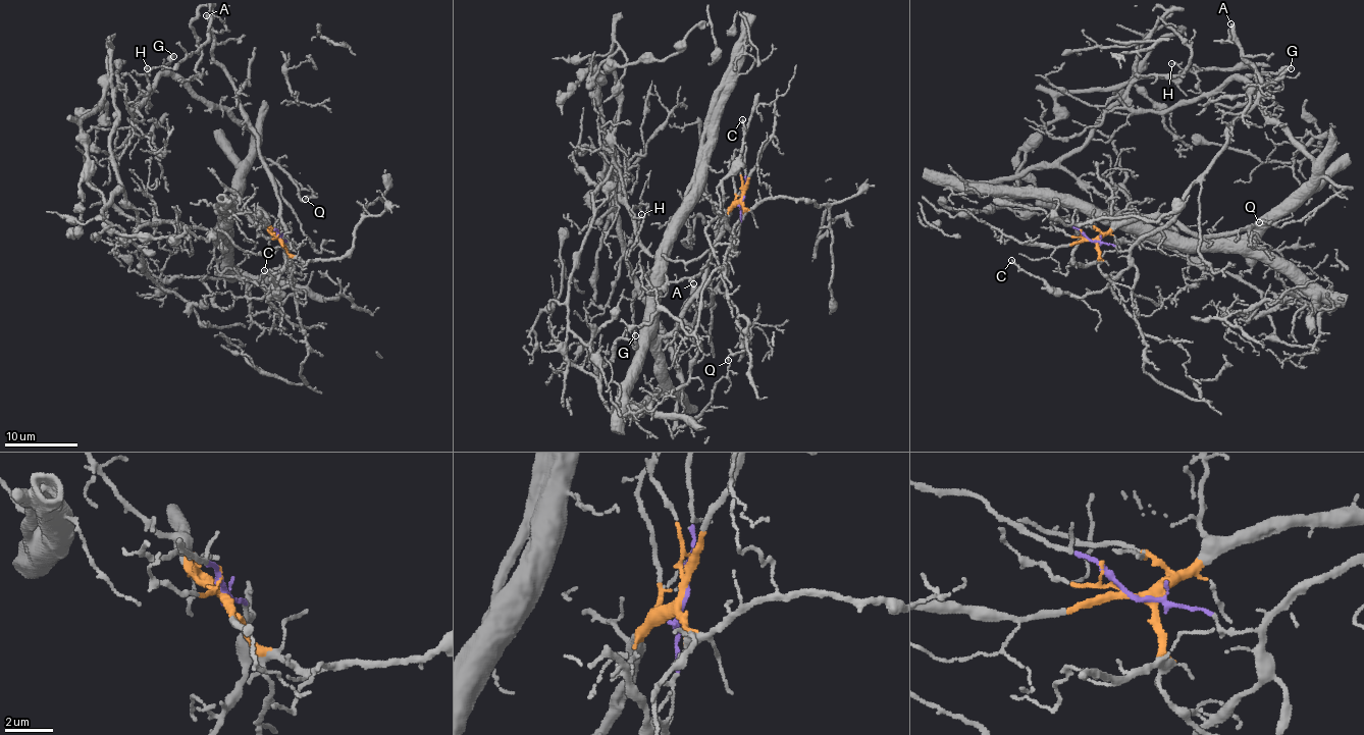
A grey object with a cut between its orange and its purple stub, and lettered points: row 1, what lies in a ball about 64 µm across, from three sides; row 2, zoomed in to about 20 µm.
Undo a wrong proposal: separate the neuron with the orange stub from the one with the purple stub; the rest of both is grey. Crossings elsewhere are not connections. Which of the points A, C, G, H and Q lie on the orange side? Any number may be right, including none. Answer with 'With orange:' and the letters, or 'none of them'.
With orange: G, H, Q

